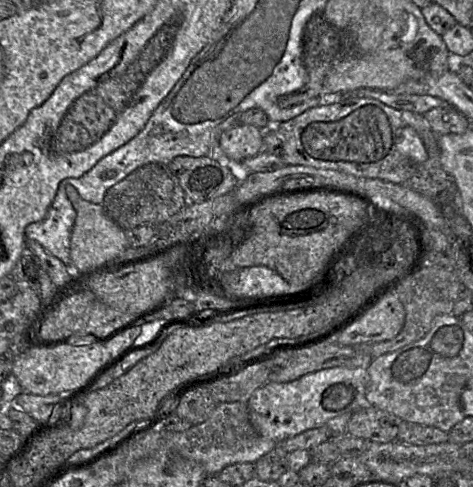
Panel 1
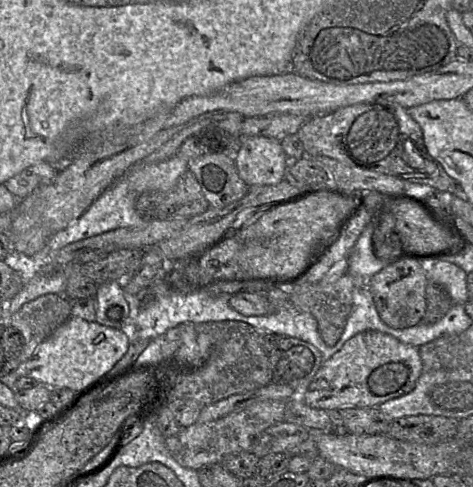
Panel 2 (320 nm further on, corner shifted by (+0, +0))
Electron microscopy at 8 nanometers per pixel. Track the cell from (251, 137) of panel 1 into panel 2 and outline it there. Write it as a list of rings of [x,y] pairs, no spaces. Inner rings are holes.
[[[264,136],[240,137],[233,157],[240,177],[249,186],[278,184],[285,179],[290,161],[279,140]]]

